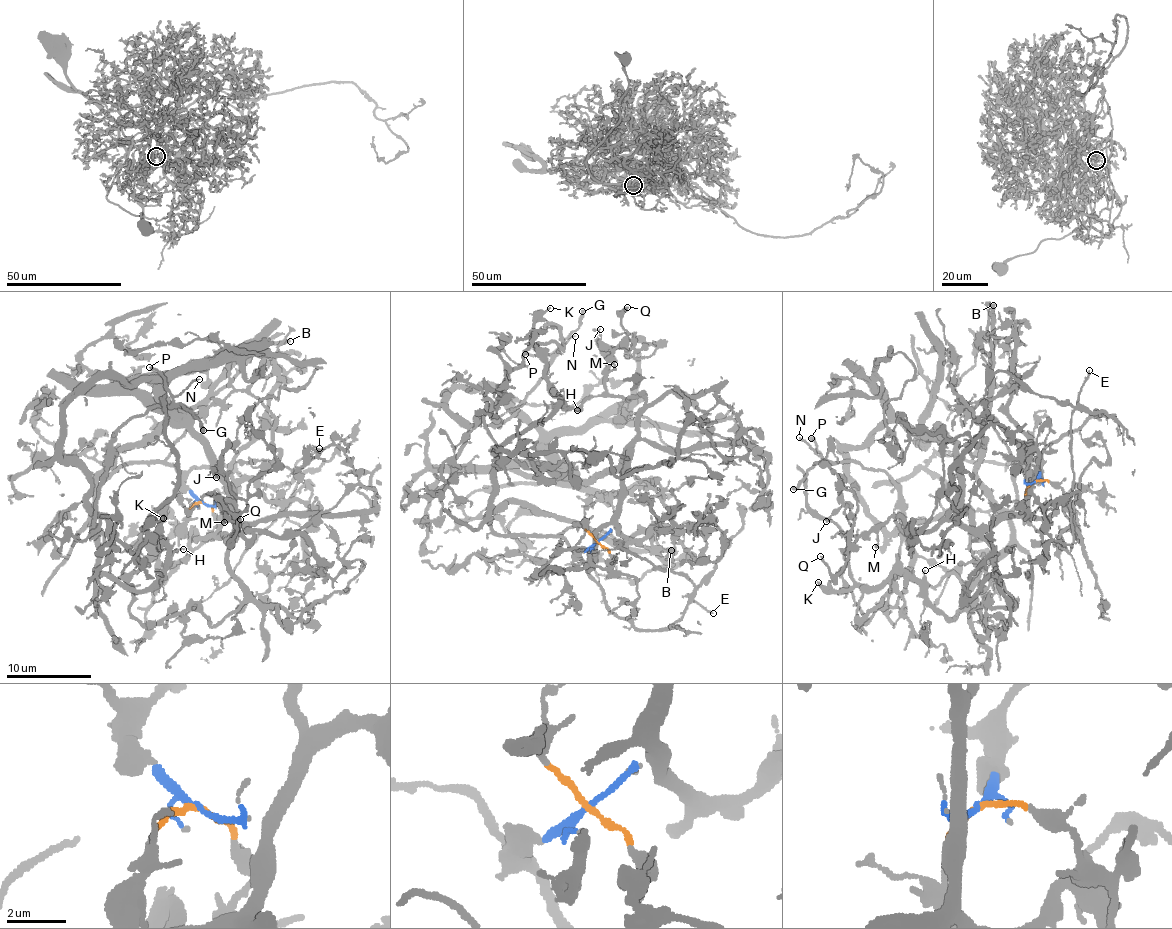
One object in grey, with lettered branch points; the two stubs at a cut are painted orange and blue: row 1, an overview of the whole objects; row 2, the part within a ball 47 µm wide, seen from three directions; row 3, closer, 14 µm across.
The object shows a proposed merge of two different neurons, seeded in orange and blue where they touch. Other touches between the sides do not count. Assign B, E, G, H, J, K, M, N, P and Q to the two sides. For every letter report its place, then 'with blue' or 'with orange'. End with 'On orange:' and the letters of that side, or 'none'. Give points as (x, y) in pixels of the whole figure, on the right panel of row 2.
B: (993, 305) | with blue
E: (1089, 370) | with blue
G: (793, 489) | with blue
H: (925, 570) | with blue
J: (826, 521) | with orange
K: (818, 582) | with blue
M: (875, 547) | with orange
N: (799, 437) | with blue
P: (811, 438) | with blue
Q: (820, 556) | with orange
On orange: J, M, Q

